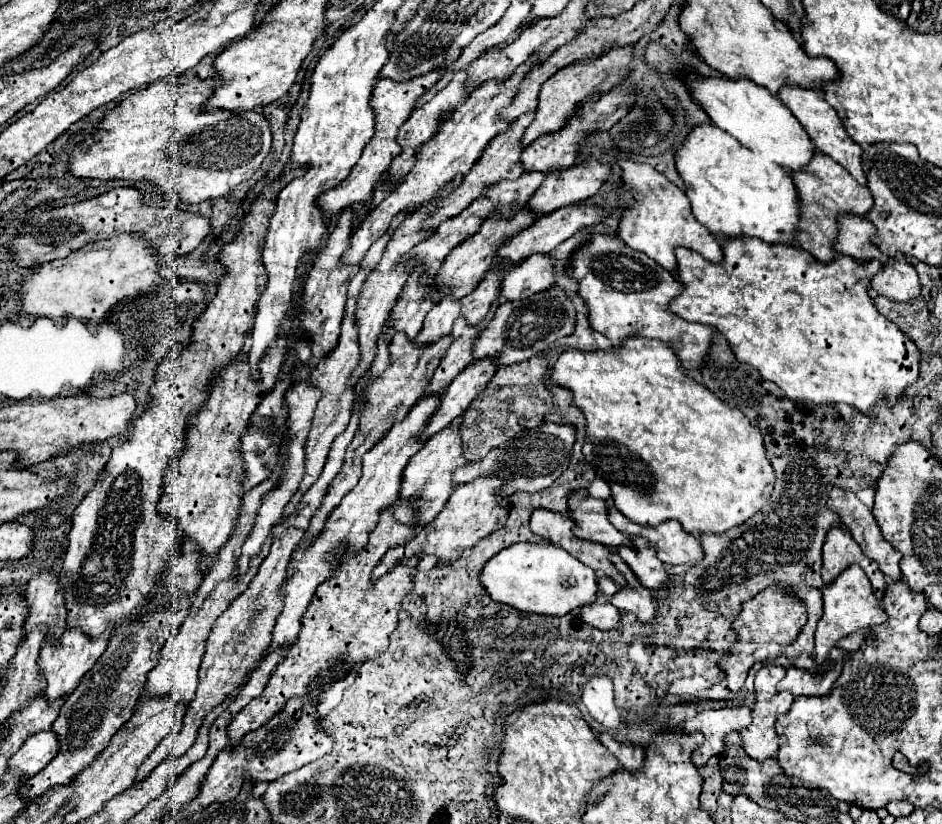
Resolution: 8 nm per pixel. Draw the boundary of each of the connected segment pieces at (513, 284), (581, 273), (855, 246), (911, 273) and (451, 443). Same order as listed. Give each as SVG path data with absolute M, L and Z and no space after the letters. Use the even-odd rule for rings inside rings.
M538 253L524 259L518 267L512 267L502 281L502 295L508 301L526 299L534 293L546 291L554 285L554 259L550 253Z
M592 235L590 241L572 255L568 273L578 279L578 293L588 305L592 329L606 335L614 347L632 333L648 339L656 337L674 349L686 369L698 371L698 367L702 367L702 359L706 359L706 351L710 351L710 339L716 329L688 323L668 311L668 303L678 297L684 287L672 273L654 263L654 259L640 251L632 251L618 237Z
M846 217L840 221L840 235L834 243L838 253L844 253L852 259L870 261L878 255L878 245L874 245L874 225L864 217Z
M898 253L886 259L884 271L878 273L870 285L874 291L878 291L878 295L902 303L916 299L922 291L922 283L918 279L916 269L904 257L898 257Z
M456 421L456 423L450 423L448 427L444 427L440 433L432 435L426 445L410 459L410 463L406 465L406 473L404 473L404 479L402 479L402 489L400 489L400 497L398 501L394 503L394 517L400 521L400 523L410 523L412 521L412 513L410 511L410 505L406 503L410 497L418 497L416 501L416 511L418 511L418 519L416 523L418 525L424 525L424 523L430 523L438 511L442 511L446 499L452 495L454 491L454 485L452 485L452 475L458 467L466 467L466 457L462 455L462 425Z

